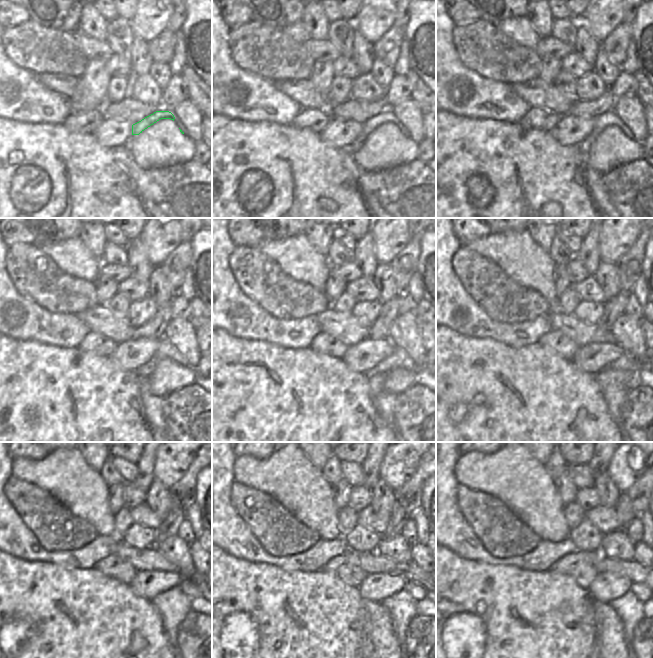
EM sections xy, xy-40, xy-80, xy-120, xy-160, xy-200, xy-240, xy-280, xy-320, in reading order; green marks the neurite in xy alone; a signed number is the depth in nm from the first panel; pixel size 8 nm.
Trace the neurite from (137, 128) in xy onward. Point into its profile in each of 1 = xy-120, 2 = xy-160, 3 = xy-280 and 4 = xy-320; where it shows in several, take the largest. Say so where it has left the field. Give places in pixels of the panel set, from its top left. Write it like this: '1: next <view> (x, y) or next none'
1: next xy-120 (165, 349)
2: next xy-160 (399, 359)
3: next xy-280 (414, 589)
4: next xy-320 (638, 589)

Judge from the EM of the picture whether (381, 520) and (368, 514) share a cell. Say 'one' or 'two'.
one

